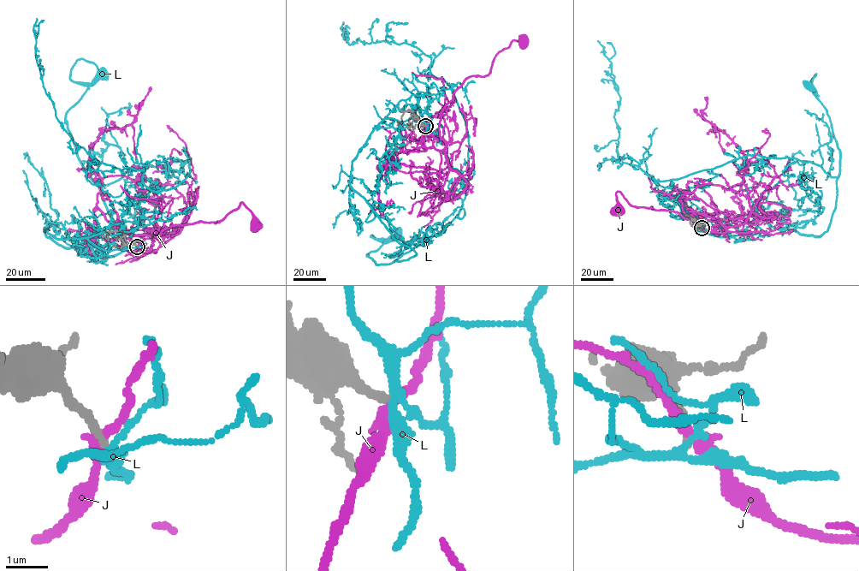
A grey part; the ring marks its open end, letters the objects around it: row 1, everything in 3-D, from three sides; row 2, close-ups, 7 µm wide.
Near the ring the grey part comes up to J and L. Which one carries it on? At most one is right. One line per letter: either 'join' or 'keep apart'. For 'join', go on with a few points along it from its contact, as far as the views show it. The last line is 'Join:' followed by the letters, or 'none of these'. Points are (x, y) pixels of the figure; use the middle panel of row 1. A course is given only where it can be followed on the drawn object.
J: keep apart
L: keep apart
Join: none of these

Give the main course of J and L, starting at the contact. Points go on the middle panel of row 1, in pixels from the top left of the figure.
J: (425, 126), (424, 145), (442, 150), (441, 112), (453, 92), (467, 78), (486, 76), (512, 40), (522, 44)
L: (425, 126), (385, 118), (352, 162), (350, 186), (416, 252), (389, 264), (367, 255), (397, 234)

